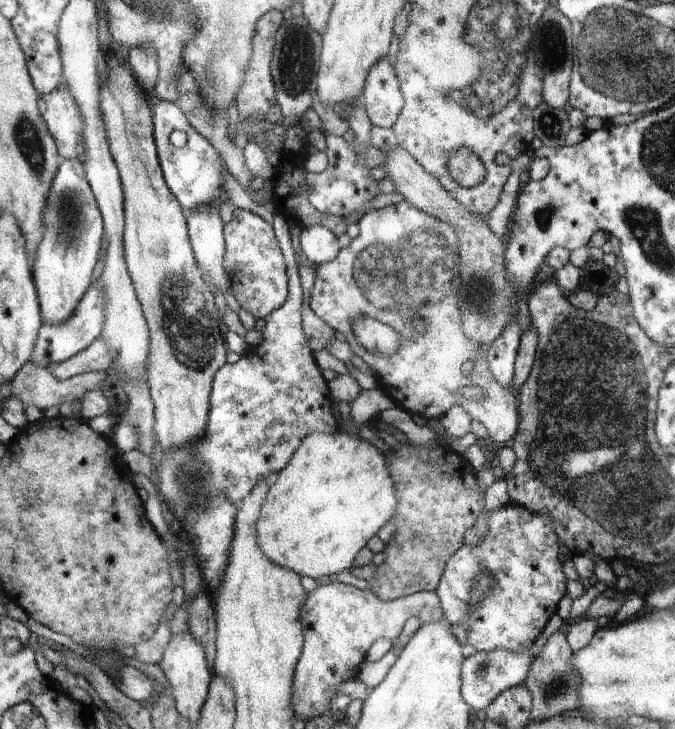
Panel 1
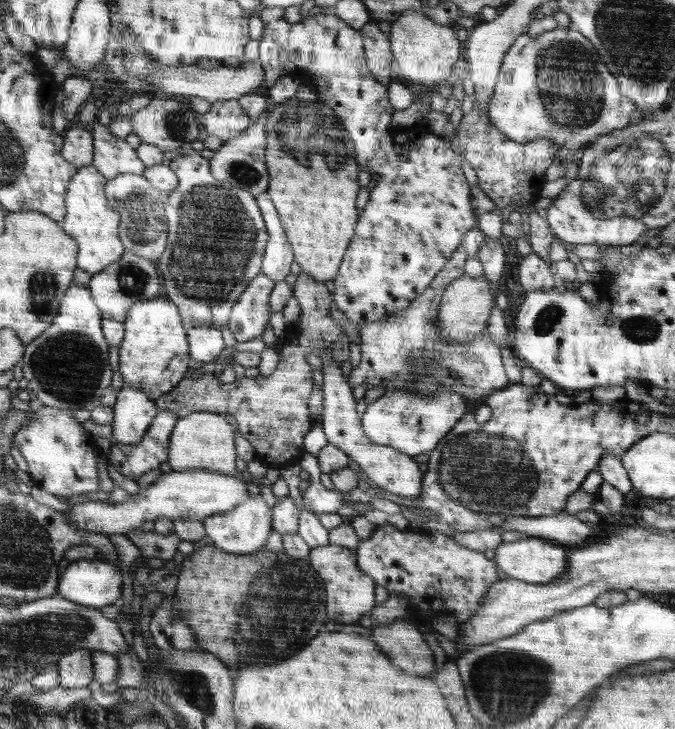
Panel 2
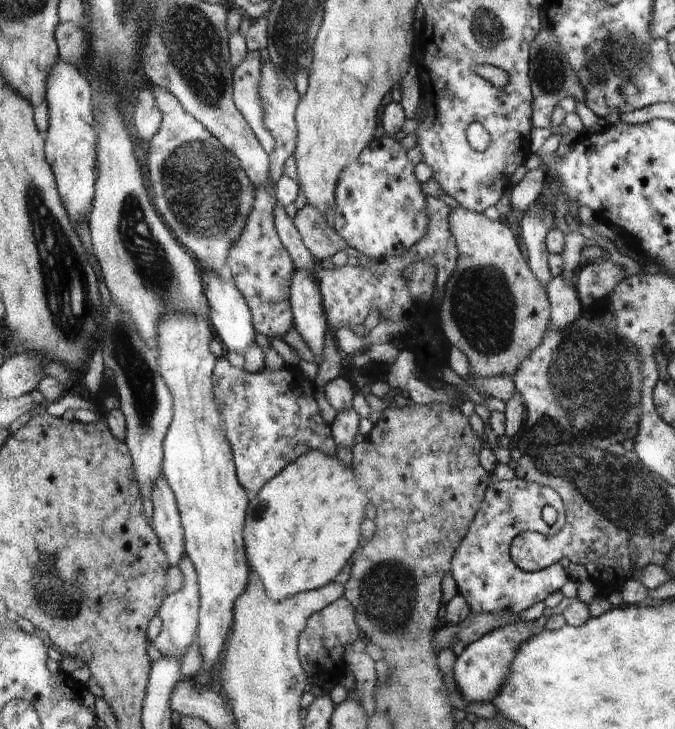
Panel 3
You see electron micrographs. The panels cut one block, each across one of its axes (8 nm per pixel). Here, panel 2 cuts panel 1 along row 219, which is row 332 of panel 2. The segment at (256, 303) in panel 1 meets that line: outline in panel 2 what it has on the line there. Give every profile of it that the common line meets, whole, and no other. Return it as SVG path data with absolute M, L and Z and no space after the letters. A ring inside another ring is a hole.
M261 272L247 286L247 290L231 310L230 324L226 326L234 334L236 341L245 342L262 336L269 323L269 296L275 283Z

